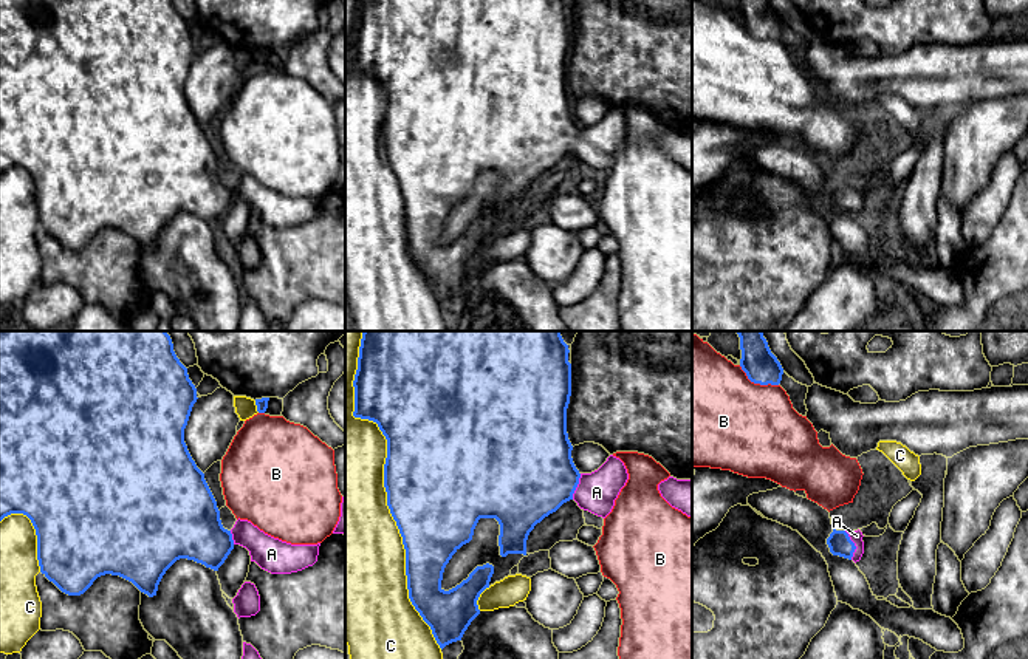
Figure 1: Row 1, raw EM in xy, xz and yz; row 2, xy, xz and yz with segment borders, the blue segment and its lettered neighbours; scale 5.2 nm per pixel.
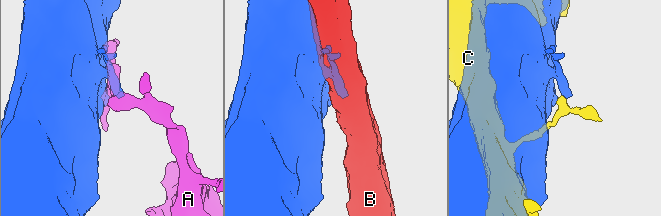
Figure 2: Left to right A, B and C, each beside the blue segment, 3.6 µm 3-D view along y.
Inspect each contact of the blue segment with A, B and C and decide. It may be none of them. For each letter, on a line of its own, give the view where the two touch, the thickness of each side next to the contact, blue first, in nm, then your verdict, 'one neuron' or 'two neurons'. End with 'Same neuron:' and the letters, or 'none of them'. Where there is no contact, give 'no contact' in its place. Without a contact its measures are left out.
A: contact in yz; calibres 120 and 60 nm; one neuron
B: contact in yz; calibres 180 and 480 nm; two neurons
C: contact in xz; calibres 500 and 440 nm; two neurons
Same neuron: A

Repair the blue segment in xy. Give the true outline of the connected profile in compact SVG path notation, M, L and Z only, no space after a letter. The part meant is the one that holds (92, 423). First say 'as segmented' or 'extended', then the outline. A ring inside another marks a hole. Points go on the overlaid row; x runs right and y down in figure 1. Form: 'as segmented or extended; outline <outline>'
extended; outline M0 331L0 521L11 514L23 514L31 520L37 535L40 572L62 592L81 596L98 577L111 574L132 582L141 592L153 597L163 575L176 560L194 560L218 571L235 545L246 548L251 562L271 574L297 572L317 562L320 543L291 545L240 518L231 531L223 528L204 473L197 467L184 442L184 429L197 399L197 388L166 331Z

